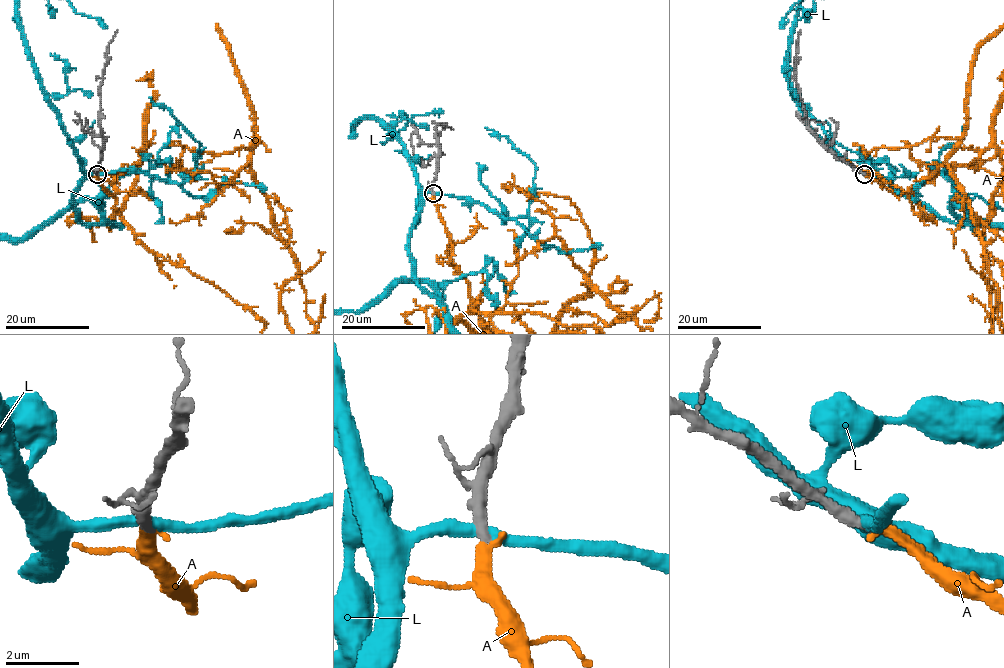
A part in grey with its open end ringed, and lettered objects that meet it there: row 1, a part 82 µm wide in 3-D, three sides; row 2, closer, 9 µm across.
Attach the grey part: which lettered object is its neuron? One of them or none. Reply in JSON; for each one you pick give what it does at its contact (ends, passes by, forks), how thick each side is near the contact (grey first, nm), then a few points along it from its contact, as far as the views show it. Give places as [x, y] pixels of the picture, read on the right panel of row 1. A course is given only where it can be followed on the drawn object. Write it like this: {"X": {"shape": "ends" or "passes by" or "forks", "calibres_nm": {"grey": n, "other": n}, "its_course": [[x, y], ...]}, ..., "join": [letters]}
{"A": {"shape": "ends", "calibres_nm": {"grey": 320, "other": 280}}, "join": ["A"]}

